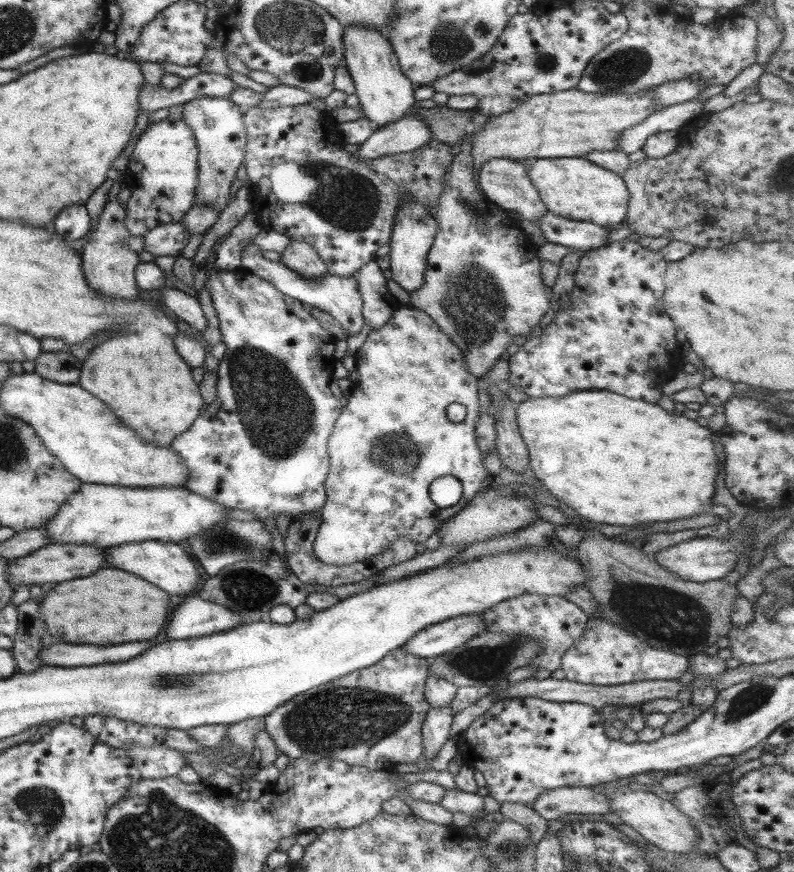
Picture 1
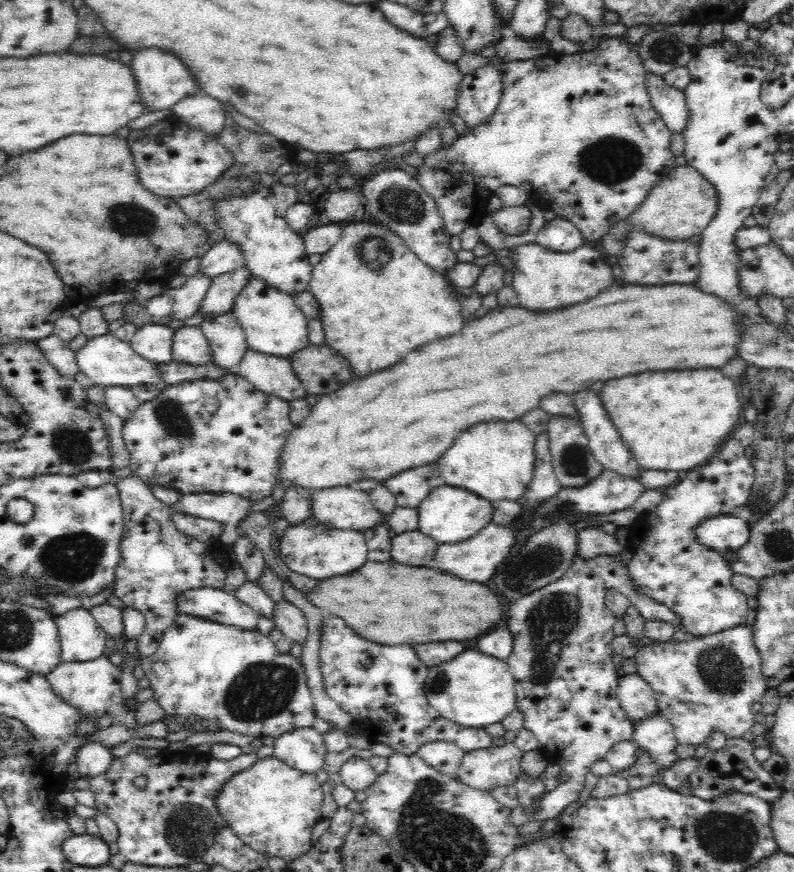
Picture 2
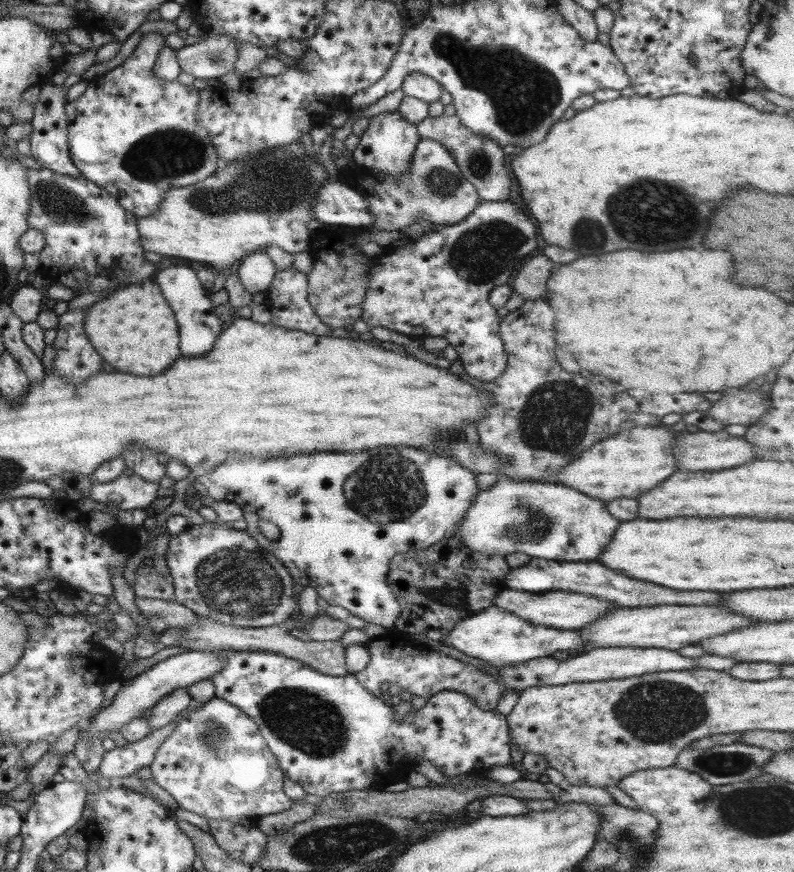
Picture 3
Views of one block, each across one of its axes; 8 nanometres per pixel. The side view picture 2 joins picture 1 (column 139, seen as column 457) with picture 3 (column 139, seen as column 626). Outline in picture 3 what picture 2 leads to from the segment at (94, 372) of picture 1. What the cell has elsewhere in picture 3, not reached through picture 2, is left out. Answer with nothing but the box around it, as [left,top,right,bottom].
[83,280,179,376]

